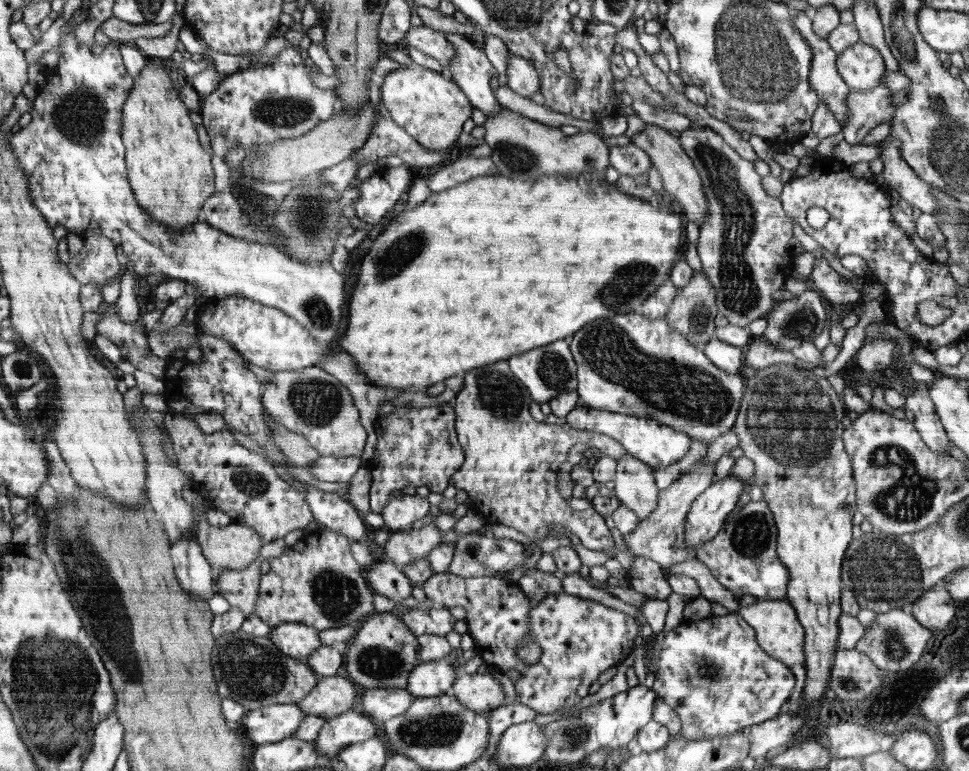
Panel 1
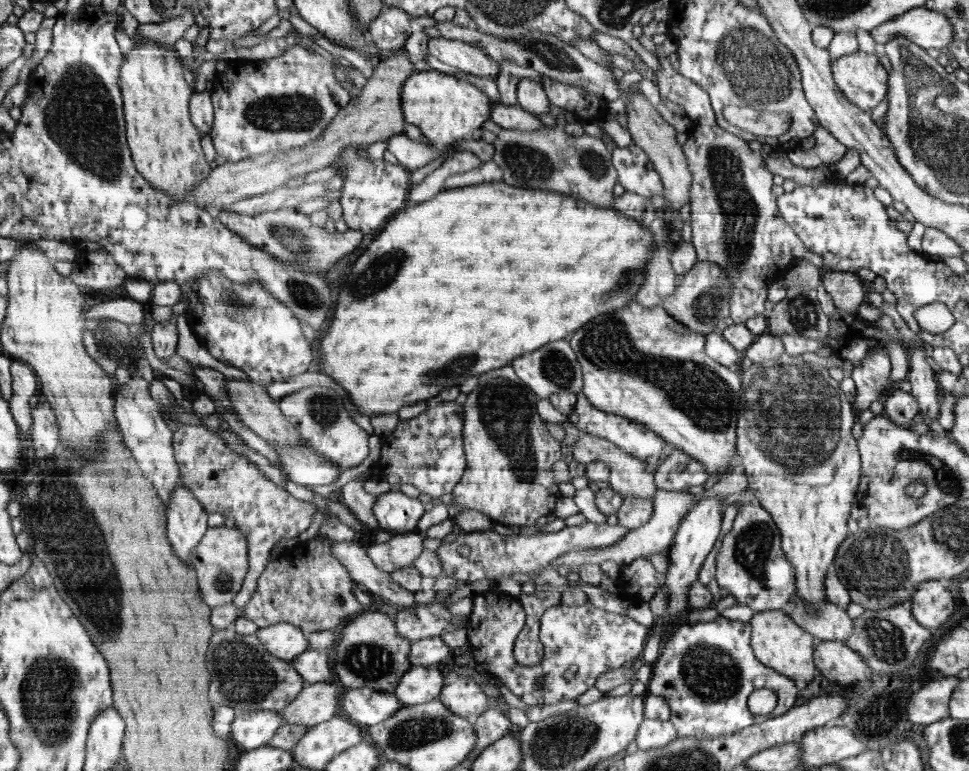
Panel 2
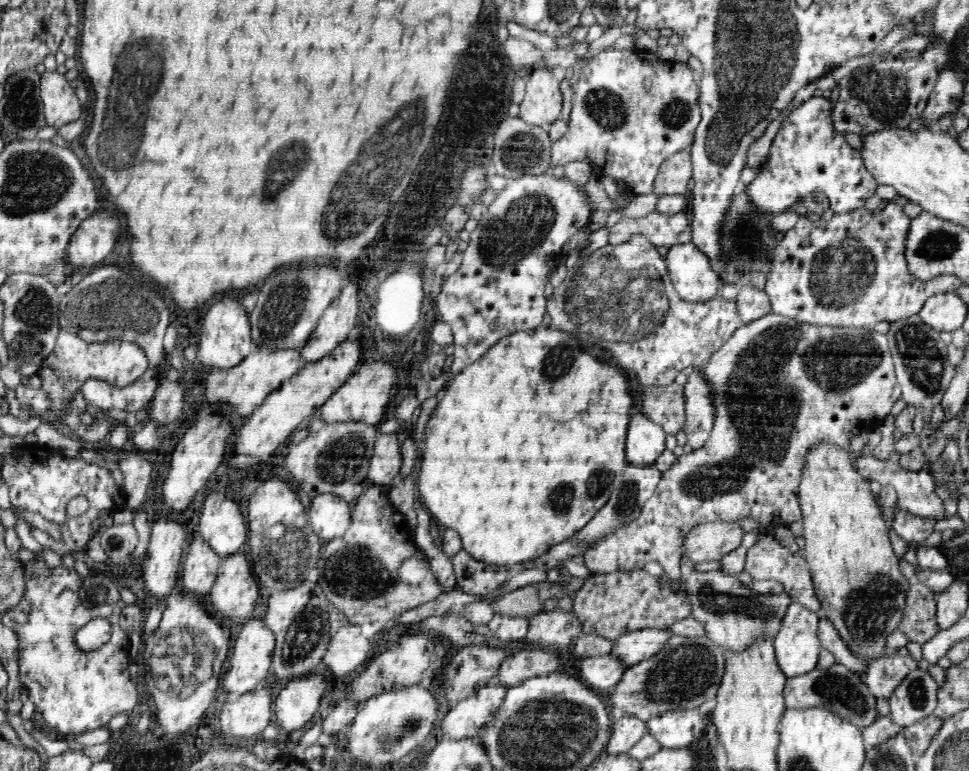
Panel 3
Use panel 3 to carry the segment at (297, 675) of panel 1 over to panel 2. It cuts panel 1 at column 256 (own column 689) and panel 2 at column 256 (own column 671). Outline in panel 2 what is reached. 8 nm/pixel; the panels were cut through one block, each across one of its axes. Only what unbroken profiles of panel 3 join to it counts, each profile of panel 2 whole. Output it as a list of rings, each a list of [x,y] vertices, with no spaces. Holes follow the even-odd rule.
[[[228,626],[214,632],[210,640],[210,672],[214,672],[214,684],[210,684],[210,700],[220,706],[230,706],[239,711],[282,711],[305,688],[305,678],[288,661],[280,660],[264,648],[255,635],[243,636]]]

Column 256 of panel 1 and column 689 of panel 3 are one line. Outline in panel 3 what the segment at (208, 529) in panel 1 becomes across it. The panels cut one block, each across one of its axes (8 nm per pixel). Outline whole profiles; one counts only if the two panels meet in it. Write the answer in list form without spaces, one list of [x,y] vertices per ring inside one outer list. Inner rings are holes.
[[[713,521],[696,525],[682,536],[682,547],[688,550],[694,564],[720,561],[742,544],[746,534],[735,521]]]

